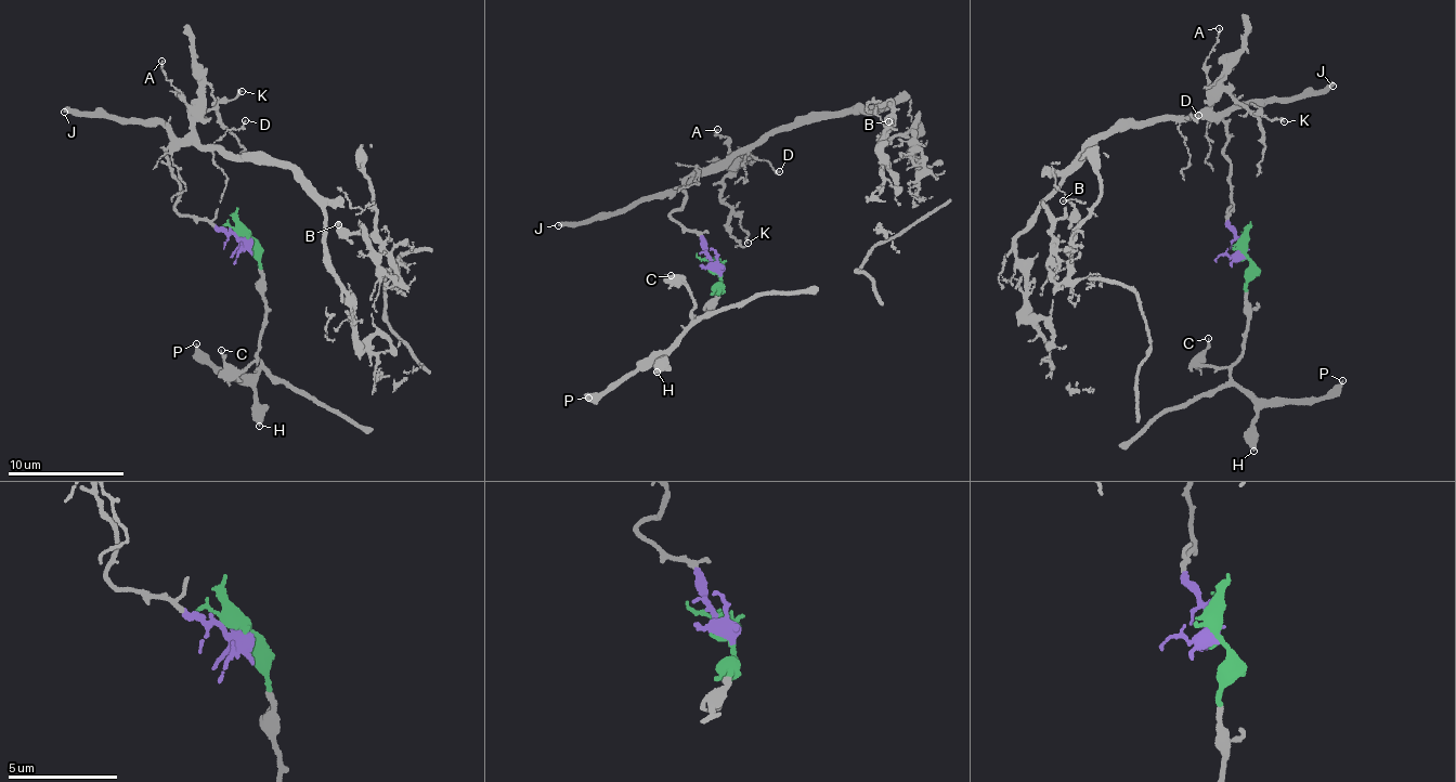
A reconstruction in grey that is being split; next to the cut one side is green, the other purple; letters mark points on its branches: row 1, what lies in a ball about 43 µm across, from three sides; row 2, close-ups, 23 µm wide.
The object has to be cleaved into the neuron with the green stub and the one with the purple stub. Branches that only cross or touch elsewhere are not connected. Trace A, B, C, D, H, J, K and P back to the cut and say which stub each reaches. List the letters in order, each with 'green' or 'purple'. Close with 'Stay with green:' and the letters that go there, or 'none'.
A: purple
B: purple
C: green
D: purple
H: green
J: purple
K: purple
P: green
Stay with green: C, H, P

